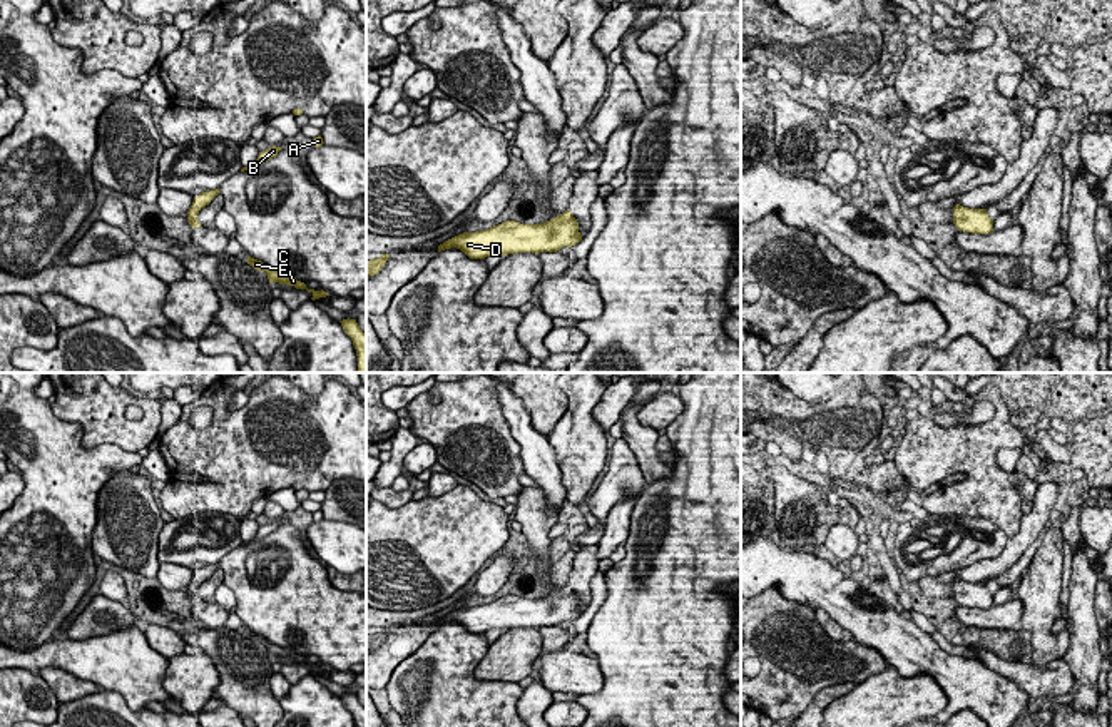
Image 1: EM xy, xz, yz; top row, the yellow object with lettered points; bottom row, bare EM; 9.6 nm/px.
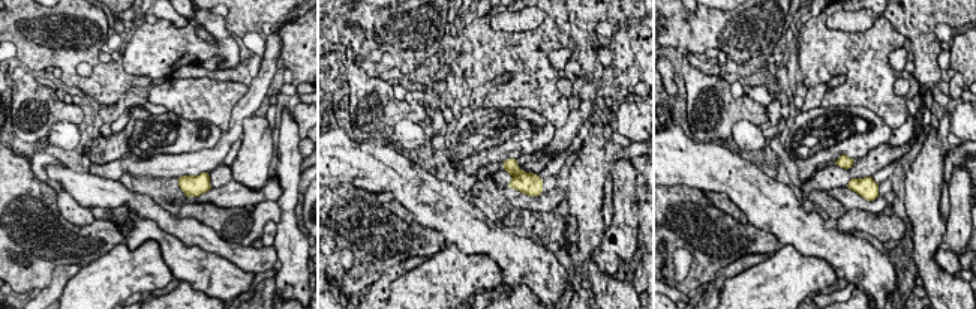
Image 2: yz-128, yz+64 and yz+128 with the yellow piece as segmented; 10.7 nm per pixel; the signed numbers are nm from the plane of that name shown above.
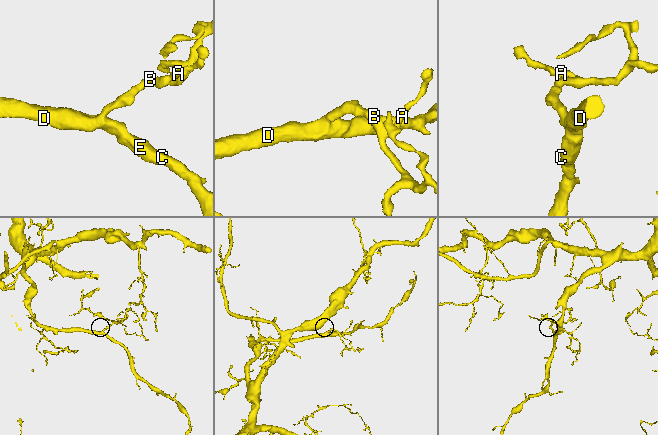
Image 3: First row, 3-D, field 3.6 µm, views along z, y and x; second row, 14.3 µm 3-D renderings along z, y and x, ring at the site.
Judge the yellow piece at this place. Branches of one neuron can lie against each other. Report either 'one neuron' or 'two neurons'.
one neuron

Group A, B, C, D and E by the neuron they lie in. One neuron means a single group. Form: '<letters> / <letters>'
A B C D E

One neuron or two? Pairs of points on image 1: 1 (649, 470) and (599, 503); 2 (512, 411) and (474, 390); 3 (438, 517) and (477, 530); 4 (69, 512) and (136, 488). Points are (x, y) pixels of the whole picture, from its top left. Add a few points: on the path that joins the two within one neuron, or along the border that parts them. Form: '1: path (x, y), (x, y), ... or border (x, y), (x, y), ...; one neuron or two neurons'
1: border (624, 438), (647, 483); two neurons
2: border (495, 390), (510, 435), (517, 442); two neurons
3: path (448, 527), (452, 530), (467, 530); one neuron
4: border (117, 470), (99, 492), (91, 542); two neurons

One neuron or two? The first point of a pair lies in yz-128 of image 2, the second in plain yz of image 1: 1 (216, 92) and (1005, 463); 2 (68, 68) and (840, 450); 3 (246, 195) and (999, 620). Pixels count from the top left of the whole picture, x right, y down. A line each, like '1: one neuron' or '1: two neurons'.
1: two neurons
2: one neuron
3: one neuron

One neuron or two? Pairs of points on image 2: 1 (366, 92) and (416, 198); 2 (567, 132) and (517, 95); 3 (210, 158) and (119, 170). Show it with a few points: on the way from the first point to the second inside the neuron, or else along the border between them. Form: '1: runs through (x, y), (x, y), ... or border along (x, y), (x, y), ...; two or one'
1: border along (356, 138), (381, 141); two
2: border along (571, 110), (567, 120), (556, 129); two
3: runs through (188, 164), (141, 167); one

